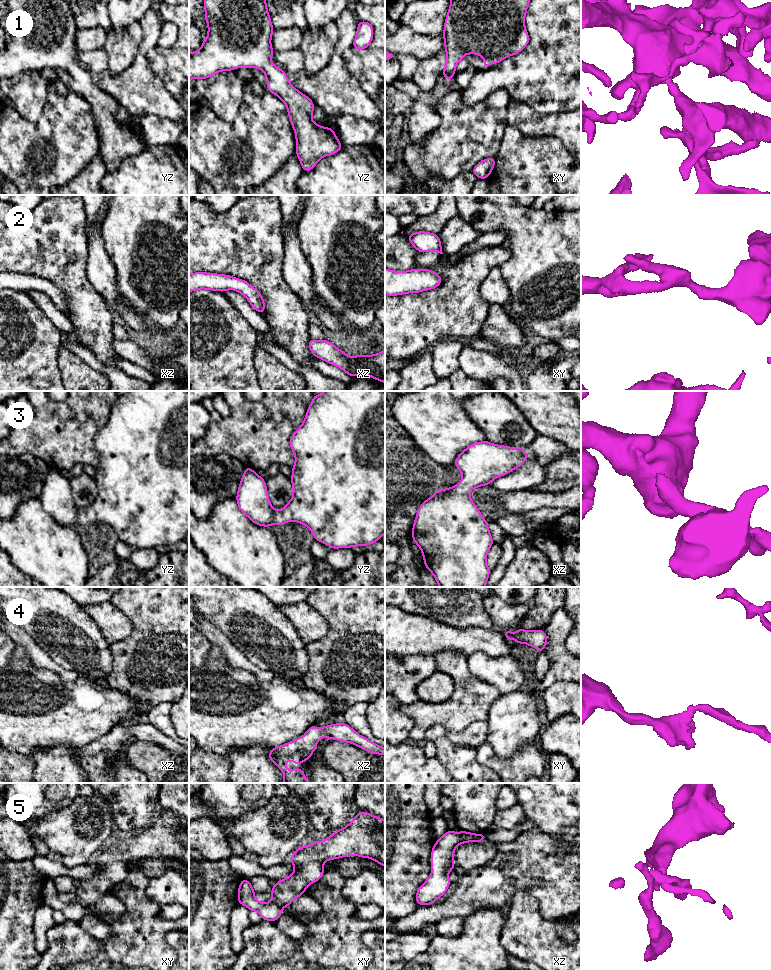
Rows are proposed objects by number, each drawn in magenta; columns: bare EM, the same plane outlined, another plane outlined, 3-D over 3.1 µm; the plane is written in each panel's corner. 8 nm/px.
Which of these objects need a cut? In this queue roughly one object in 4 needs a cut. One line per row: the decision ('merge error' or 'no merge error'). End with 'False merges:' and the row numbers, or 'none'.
1: no merge error
2: no merge error
3: no merge error
4: no merge error
5: merge error
False merges: 5

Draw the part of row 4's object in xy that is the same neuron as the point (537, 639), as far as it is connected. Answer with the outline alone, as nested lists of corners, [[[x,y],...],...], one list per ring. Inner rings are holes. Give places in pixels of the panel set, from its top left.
[[[520,628],[514,632],[514,635],[517,644],[525,643],[543,653],[547,643],[547,636],[543,629],[527,631]]]

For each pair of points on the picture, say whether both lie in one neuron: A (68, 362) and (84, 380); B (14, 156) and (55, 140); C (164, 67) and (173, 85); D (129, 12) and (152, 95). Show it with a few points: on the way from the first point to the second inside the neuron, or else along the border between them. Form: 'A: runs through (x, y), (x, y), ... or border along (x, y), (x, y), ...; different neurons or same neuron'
A: runs through (71, 366), (80, 376); same neuron
B: runs through (24, 154), (36, 154), (46, 146); same neuron
C: runs through (168, 71), (173, 76), (173, 81); same neuron
D: border along (148, 10), (139, 20); different neurons

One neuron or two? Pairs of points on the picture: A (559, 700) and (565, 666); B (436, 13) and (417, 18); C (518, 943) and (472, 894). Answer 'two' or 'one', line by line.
A: two
B: one
C: two

